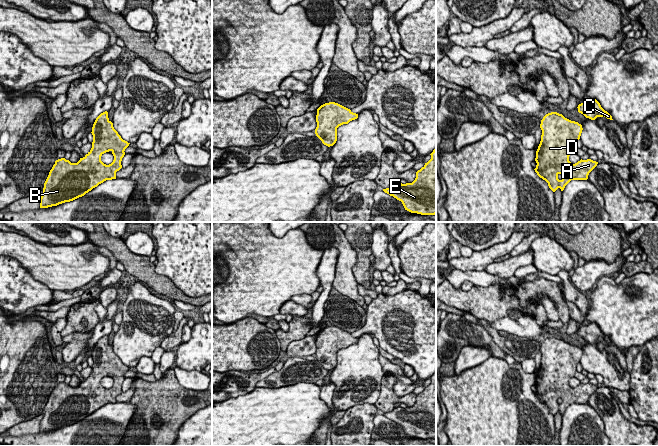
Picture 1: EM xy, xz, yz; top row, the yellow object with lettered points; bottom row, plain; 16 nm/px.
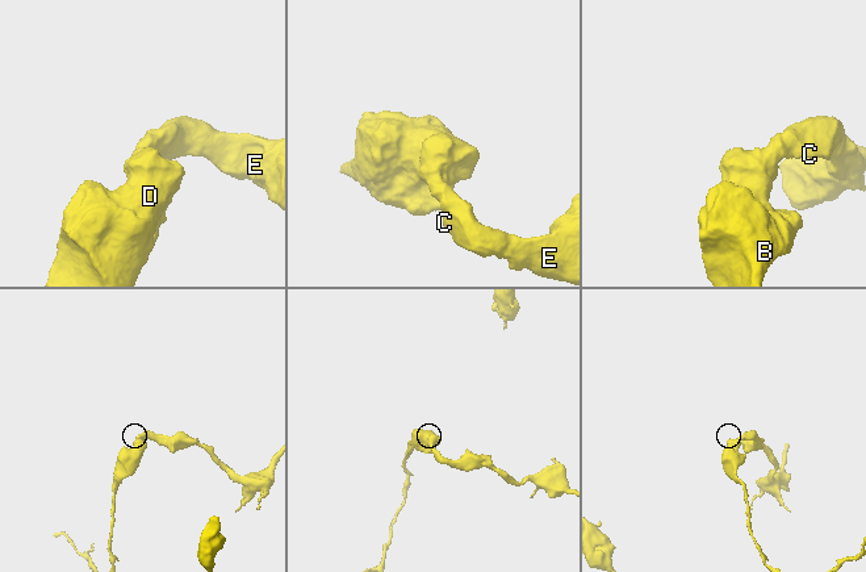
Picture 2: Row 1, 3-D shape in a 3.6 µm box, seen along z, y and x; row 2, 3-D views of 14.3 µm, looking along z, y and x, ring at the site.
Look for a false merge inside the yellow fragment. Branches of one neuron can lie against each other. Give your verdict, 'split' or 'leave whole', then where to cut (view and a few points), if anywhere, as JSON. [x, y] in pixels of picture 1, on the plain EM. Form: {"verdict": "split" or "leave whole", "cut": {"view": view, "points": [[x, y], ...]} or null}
{"verdict": "leave whole", "cut": null}

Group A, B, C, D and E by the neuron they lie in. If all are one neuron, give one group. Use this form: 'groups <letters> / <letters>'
groups A B C D E

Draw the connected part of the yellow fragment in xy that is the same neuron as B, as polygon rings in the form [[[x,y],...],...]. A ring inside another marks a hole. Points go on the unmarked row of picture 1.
[[[107,335],[96,342],[91,357],[92,372],[77,387],[71,387],[65,382],[55,385],[44,407],[40,432],[73,425],[104,405],[116,403],[116,396],[122,392],[124,375],[130,367],[123,364],[114,353]],[[109,375],[114,384],[106,389],[101,385],[101,380]]]

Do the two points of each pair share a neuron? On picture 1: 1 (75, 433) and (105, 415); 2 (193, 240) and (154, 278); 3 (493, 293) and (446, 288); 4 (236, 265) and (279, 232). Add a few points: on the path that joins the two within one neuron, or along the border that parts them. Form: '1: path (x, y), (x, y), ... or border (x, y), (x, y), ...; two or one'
1: path (82, 433), (87, 433), (98, 422); one
2: border (154, 265), (157, 273), (165, 275), (178, 287); two
3: path (481, 297), (458, 297); one
4: border (271, 232), (277, 237), (282, 237), (287, 232); two

